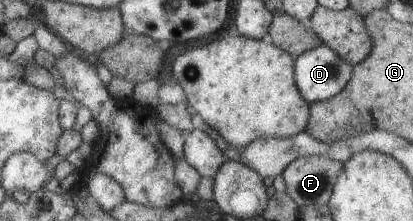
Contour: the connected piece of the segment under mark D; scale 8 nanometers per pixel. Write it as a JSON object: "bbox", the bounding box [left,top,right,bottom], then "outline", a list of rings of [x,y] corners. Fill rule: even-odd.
{"bbox":[294,46,352,104],"outline":[[[317,46],[294,59],[295,86],[309,104],[333,98],[351,79],[352,66],[329,46]]]}

